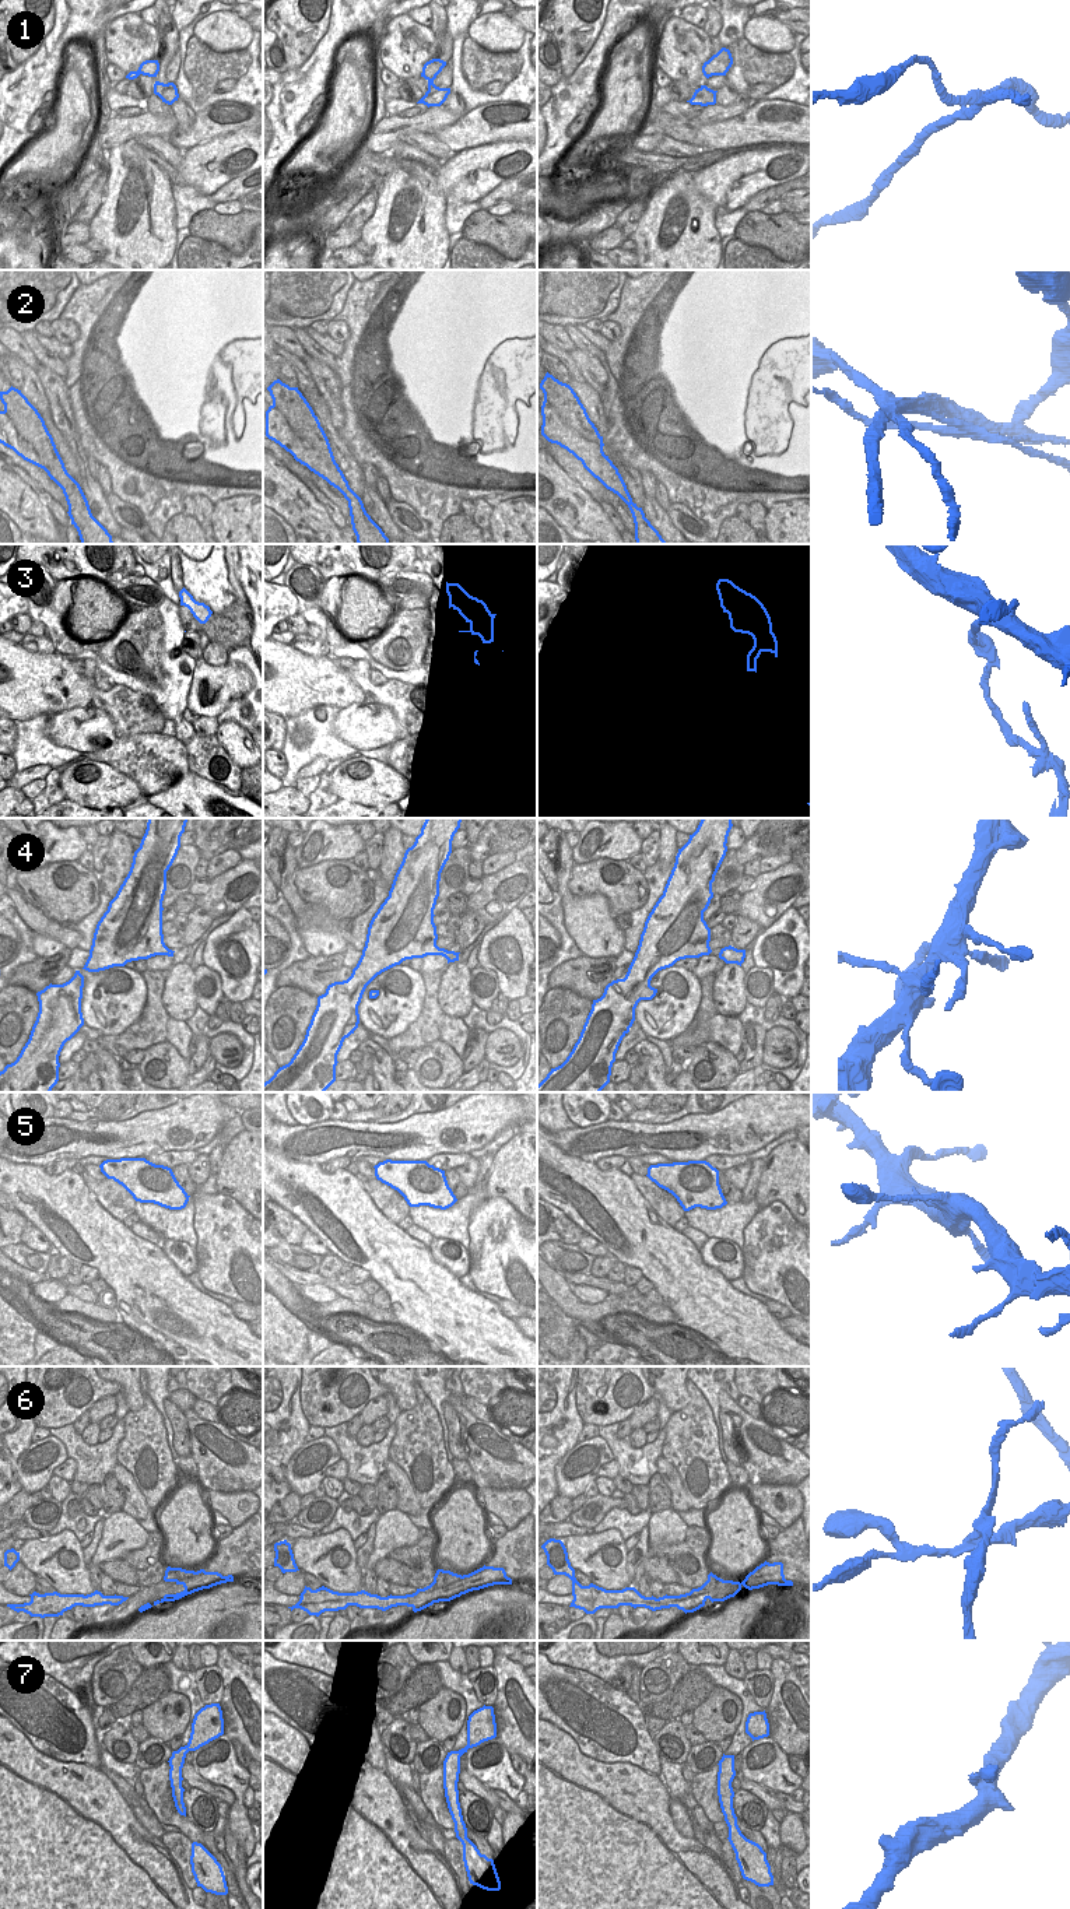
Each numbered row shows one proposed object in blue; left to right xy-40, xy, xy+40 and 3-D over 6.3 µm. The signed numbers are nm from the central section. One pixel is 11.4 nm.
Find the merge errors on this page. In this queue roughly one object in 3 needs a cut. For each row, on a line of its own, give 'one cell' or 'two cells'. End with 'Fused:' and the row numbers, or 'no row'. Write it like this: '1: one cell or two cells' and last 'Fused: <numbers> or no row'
1: two cells
2: two cells
3: two cells
4: one cell
5: one cell
6: two cells
7: one cell
Fused: 1, 2, 3, 6

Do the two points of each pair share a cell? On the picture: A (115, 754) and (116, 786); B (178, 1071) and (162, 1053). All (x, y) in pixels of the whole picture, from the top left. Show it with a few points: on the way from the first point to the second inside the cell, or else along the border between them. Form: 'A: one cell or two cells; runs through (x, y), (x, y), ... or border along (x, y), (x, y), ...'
A: two cells; border along (83, 760), (112, 765), (140, 789)
B: one cell; runs through (174, 1067), (164, 1057)

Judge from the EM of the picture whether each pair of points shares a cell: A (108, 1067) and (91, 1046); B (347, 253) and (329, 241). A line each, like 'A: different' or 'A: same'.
A: same
B: different

